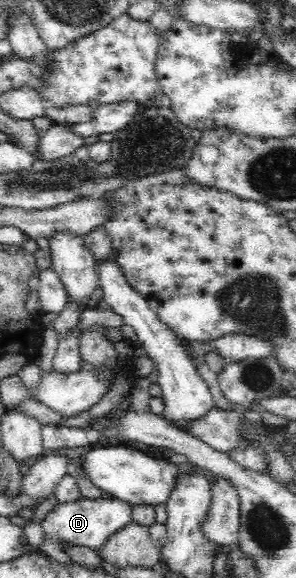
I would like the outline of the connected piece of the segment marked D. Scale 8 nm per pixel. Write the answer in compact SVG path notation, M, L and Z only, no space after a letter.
M80 497L74 502L58 504L39 522L42 527L42 538L54 540L64 552L70 547L88 547L98 552L99 548L126 524L130 524L133 505L130 503L100 497L98 500L88 500Z

